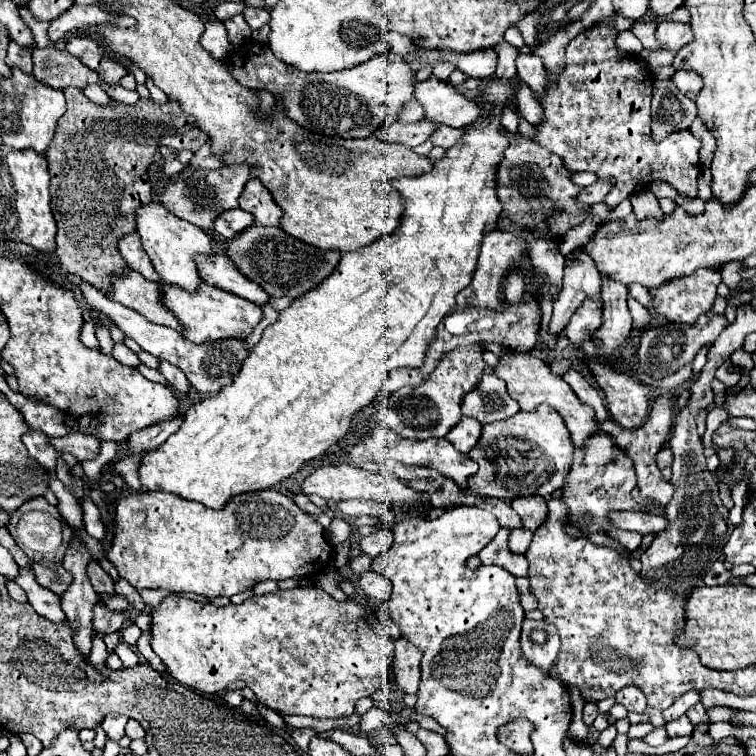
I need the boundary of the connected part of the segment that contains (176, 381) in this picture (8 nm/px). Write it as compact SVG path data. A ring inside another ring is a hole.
M161 361L159 373L167 379L167 383L169 383L169 387L173 389L173 393L177 395L177 399L179 399L179 401L185 401L191 385L189 385L187 377L183 375L183 371L177 369L177 367L173 367L173 365L169 365L169 363L163 363L163 361Z

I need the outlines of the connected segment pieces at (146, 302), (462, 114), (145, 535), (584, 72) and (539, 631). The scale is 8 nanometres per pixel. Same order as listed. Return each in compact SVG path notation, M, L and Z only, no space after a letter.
M137 271L127 273L125 277L113 279L113 293L109 297L113 301L119 301L125 307L139 311L143 317L147 317L153 323L173 327L175 331L181 329L181 323L177 321L177 317L173 317L173 313L169 313L165 305L161 305L159 283L145 281Z
M431 77L417 83L415 99L425 109L425 117L449 127L465 127L477 121L479 109L475 101L465 99L447 81Z
M265 489L261 493L241 493L241 495L233 497L233 501L227 501L225 509L209 509L209 507L197 503L197 501L185 501L183 497L177 497L177 495L165 493L165 491L155 491L155 493L149 493L149 491L133 491L131 493L131 491L127 491L127 493L121 493L115 499L115 521L113 523L115 523L115 535L113 535L111 547L107 549L105 557L115 565L115 569L119 571L119 577L127 579L135 589L149 587L149 589L167 589L167 591L173 591L173 593L197 593L197 595L205 595L209 599L219 597L219 595L231 597L235 593L241 593L241 591L257 585L259 581L265 581L265 579L281 581L281 579L289 579L289 577L315 575L329 563L329 557L331 557L331 545L323 537L323 527L311 515L303 513L293 503L293 499L289 499L283 493L277 493L273 489Z
M597 25L580 33L566 47L566 65L561 73L547 81L545 93L541 95L543 119L535 125L533 141L551 153L559 155L565 161L565 167L571 171L593 171L599 179L615 179L617 185L605 197L609 207L619 205L623 199L631 197L639 189L647 187L647 183L659 179L673 185L679 193L687 193L689 197L697 195L697 175L699 175L699 149L701 139L697 139L691 129L675 131L667 135L663 141L653 141L651 137L651 95L653 95L653 77L647 69L635 63L635 57L617 49L617 57L609 59L607 39L615 39L617 31L611 25Z
M525 619L521 631L521 651L531 665L543 673L551 673L559 653L557 629L547 621Z

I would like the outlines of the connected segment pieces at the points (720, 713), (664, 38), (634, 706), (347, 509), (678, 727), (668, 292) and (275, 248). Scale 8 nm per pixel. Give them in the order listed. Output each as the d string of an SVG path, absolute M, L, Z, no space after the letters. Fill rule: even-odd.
M711 707L711 709L707 709L707 717L709 717L713 723L717 723L717 721L727 721L727 723L731 723L731 719L733 719L735 713L739 713L739 711L737 711L737 709L731 709L731 707Z
M663 21L657 31L655 39L663 45L665 51L679 51L683 45L691 41L691 27L687 23L675 23L675 21Z
M625 687L621 693L615 695L617 703L621 703L627 711L635 711L635 713L643 713L647 701L645 701L645 695L635 689L635 687Z
M349 499L349 501L337 501L337 511L343 517L357 517L357 515L373 515L379 517L391 509L391 503L377 503L377 501L365 501L365 499Z
M681 715L679 719L665 723L665 729L667 729L669 737L683 737L683 735L691 735L693 723L687 719L687 715Z
M697 269L689 277L673 279L651 291L651 295L655 297L655 311L659 317L673 323L695 323L701 313L713 307L719 283L721 283L721 273L717 269Z
M251 225L245 231L237 233L233 239L225 239L223 251L225 251L223 255L239 269L241 275L255 281L271 297L291 297L291 299L297 299L309 293L311 289L319 287L335 271L341 257L337 249L325 251L297 241L295 237L285 233L279 225L277 227Z

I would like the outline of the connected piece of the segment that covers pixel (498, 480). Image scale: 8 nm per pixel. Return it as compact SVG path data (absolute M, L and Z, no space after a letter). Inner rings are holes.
M541 405L539 409L527 413L519 411L505 421L495 421L483 427L483 435L477 447L469 453L473 461L479 463L479 471L469 479L469 489L481 497L499 497L513 499L525 495L551 495L553 491L565 485L565 477L569 473L569 465L573 461L573 441L569 439L569 431L565 429L565 421L561 421L559 413L549 405ZM513 437L525 443L531 443L535 449L509 449L509 443L503 439ZM523 455L525 463L523 465ZM525 467L533 473L525 475Z

